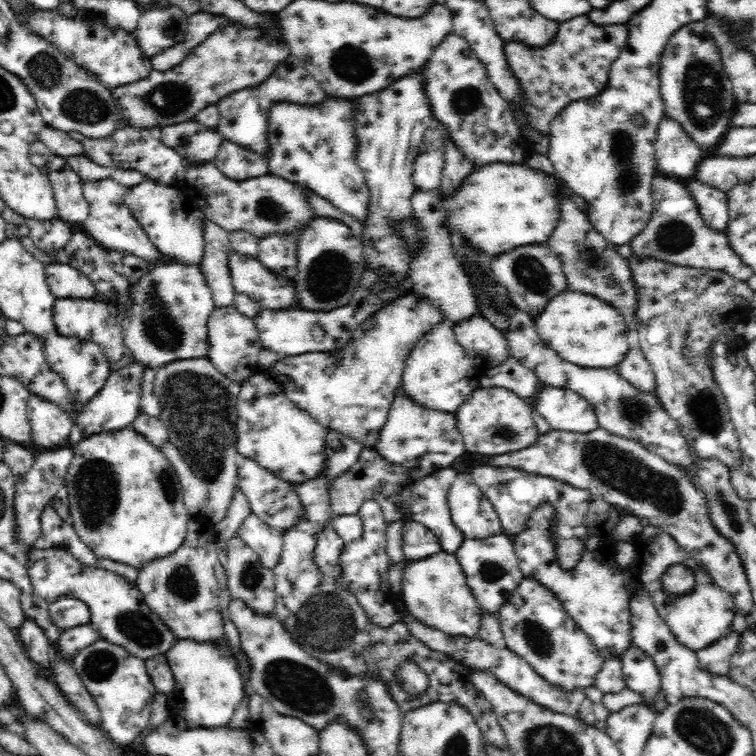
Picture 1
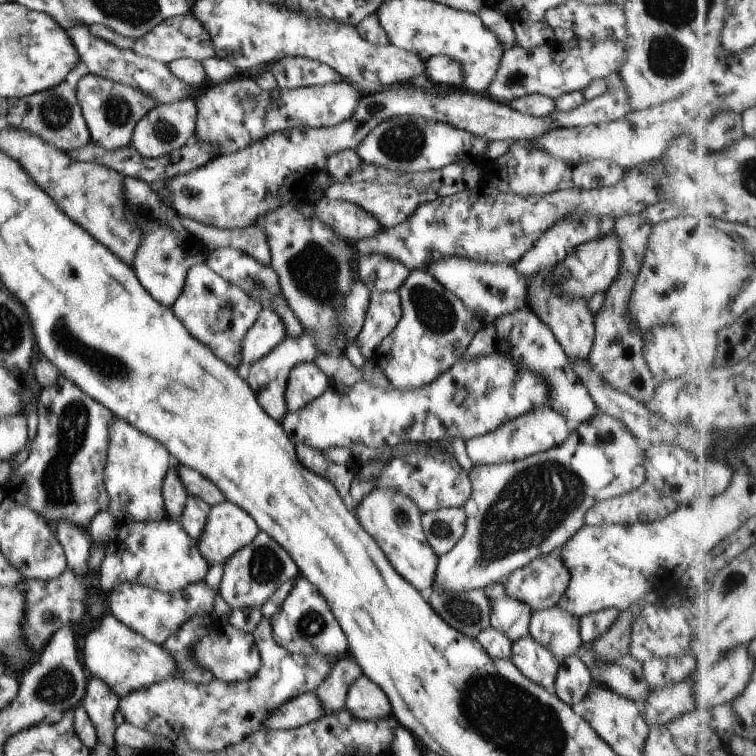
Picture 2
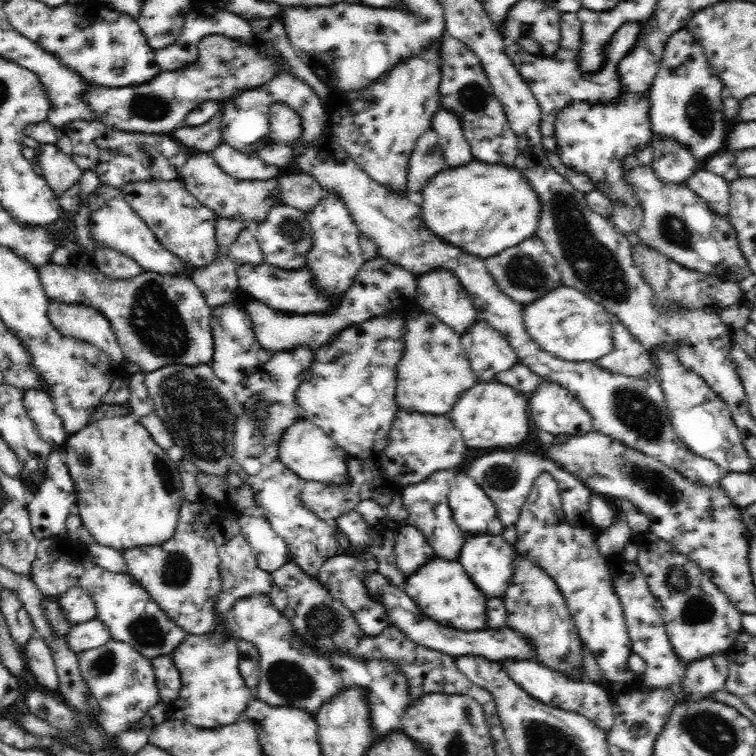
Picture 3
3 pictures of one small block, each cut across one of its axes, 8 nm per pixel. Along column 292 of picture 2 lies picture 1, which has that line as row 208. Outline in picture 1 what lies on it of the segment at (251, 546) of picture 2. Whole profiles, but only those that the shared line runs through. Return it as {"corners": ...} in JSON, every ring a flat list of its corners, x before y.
{"corners":[[561,194,560,210,562,217,548,240,548,246,564,264,568,290,578,290,611,304,625,318,626,327,629,330,637,330,634,312,638,304,638,293,632,281,628,261,620,257,617,252,618,246,606,241,600,233,596,233,586,212,576,206,571,196]]}

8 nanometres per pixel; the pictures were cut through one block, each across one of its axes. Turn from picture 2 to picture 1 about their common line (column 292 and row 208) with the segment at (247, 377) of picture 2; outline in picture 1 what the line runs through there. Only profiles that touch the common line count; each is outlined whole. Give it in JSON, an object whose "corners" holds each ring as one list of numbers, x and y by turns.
{"corners":[[330,96,328,99,322,100,320,104,312,104,312,106,306,106,305,104,296,104,292,102,276,102,268,110,267,116,267,128,266,137,268,137,268,152,264,152,264,158,268,163,269,174,276,175,290,182,296,183,302,186,308,191,324,197,324,199,330,201,336,208,344,211,345,214,354,215,354,218,358,220,366,220,368,216,368,200,370,200,370,191,368,191,368,185,362,169,359,167,357,161,357,148,359,147,359,140,357,140,356,134,356,120,353,120,353,116,357,113,357,99,344,99,339,97]]}

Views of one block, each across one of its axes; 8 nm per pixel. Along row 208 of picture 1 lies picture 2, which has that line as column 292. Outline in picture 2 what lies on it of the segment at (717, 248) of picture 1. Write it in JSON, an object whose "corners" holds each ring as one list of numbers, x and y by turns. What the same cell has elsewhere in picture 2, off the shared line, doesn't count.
{"corners":[[260,617,260,621,251,635,261,657,259,668,251,678,234,683,212,679,207,684,196,685,175,677,165,677,161,682,131,691,127,696,119,697,116,709,123,716,125,723,145,729,152,735,165,737,177,752,218,753,229,745,237,744,242,738,258,731,263,726,261,723,266,717,284,702,291,700,294,696,314,692,329,674,332,664,329,658,317,653,307,656,290,653,287,649,281,648,273,640,269,618,265,620,265,618]]}

